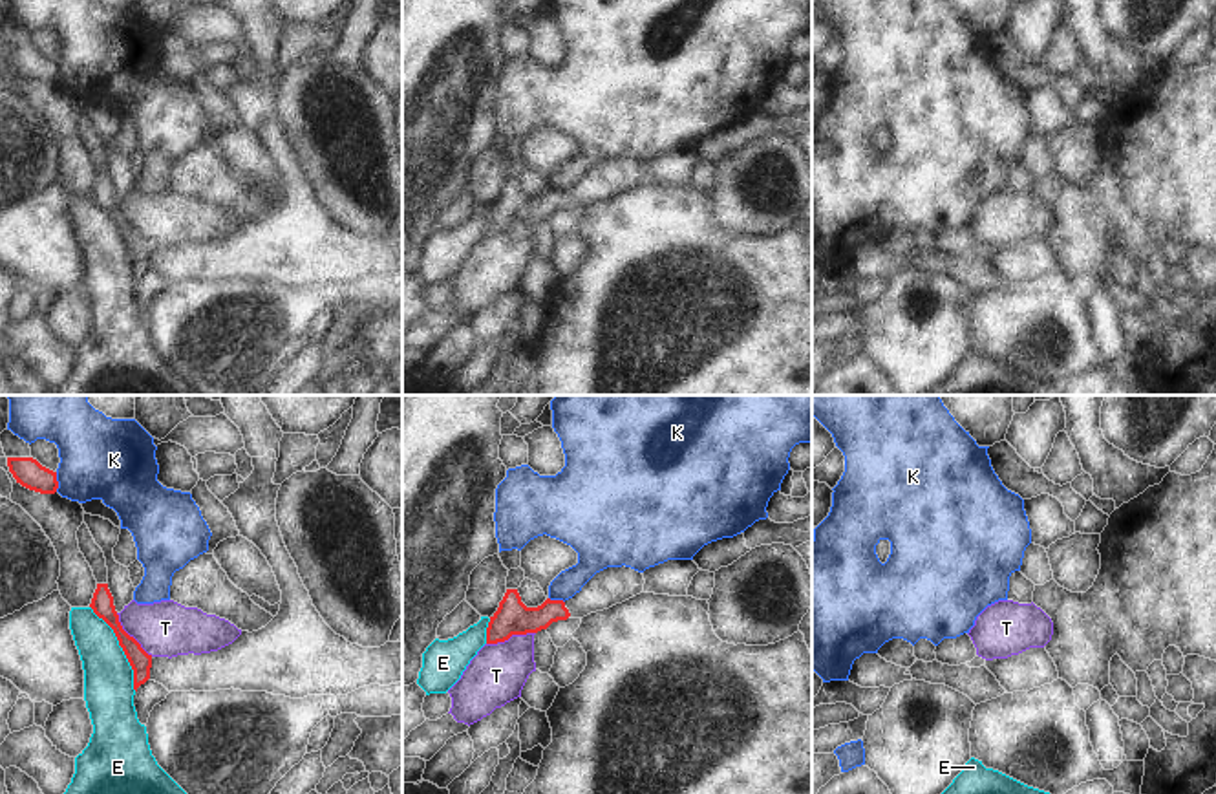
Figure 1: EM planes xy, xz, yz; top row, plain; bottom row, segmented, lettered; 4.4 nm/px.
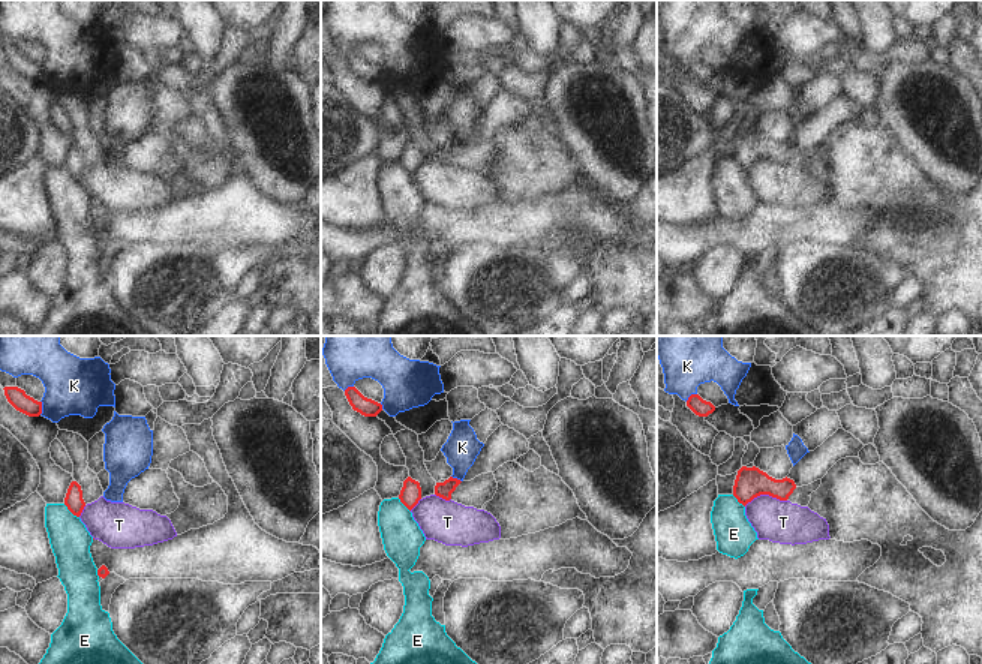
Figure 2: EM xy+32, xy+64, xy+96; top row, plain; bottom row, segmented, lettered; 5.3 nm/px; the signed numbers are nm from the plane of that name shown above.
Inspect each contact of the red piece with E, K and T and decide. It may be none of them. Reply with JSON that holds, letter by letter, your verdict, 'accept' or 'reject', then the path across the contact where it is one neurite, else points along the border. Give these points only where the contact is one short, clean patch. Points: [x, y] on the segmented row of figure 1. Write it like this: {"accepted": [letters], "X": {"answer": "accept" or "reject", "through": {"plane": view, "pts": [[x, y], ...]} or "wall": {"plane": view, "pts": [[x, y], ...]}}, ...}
{"accepted": [], "E": {"answer": "reject"}, "K": {"answer": "reject"}, "T": {"answer": "reject"}}

